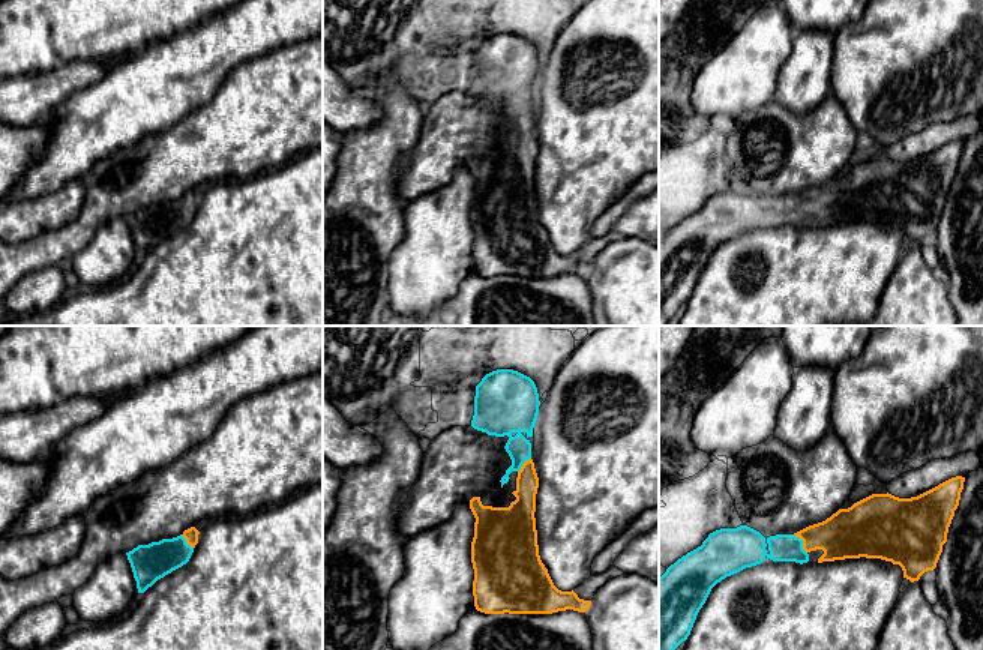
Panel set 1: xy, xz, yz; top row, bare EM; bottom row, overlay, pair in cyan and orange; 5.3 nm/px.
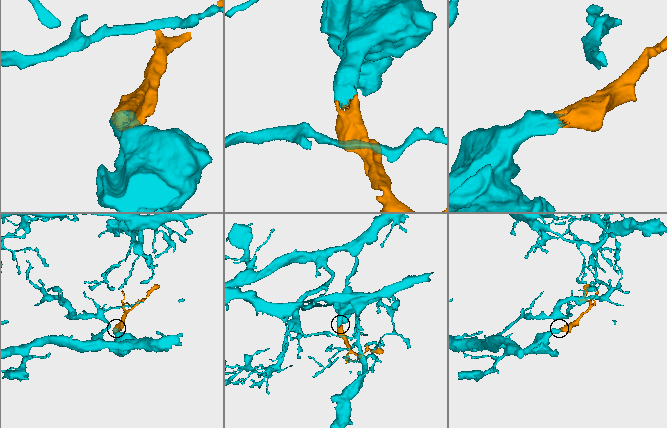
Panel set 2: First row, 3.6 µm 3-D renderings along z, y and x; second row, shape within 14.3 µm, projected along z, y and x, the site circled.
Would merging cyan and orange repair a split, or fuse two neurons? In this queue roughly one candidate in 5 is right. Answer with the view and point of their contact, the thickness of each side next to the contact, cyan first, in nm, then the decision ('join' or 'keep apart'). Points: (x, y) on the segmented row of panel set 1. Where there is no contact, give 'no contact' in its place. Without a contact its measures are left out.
yz (802, 542) | 140/260 nm | join

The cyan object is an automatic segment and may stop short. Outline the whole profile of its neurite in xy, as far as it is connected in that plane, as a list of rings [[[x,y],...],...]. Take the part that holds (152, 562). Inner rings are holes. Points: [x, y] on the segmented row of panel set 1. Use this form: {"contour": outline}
{"contour": [[[195,527],[173,539],[162,539],[149,545],[138,545],[126,552],[138,593],[144,593],[158,579],[186,564],[198,543]]]}

